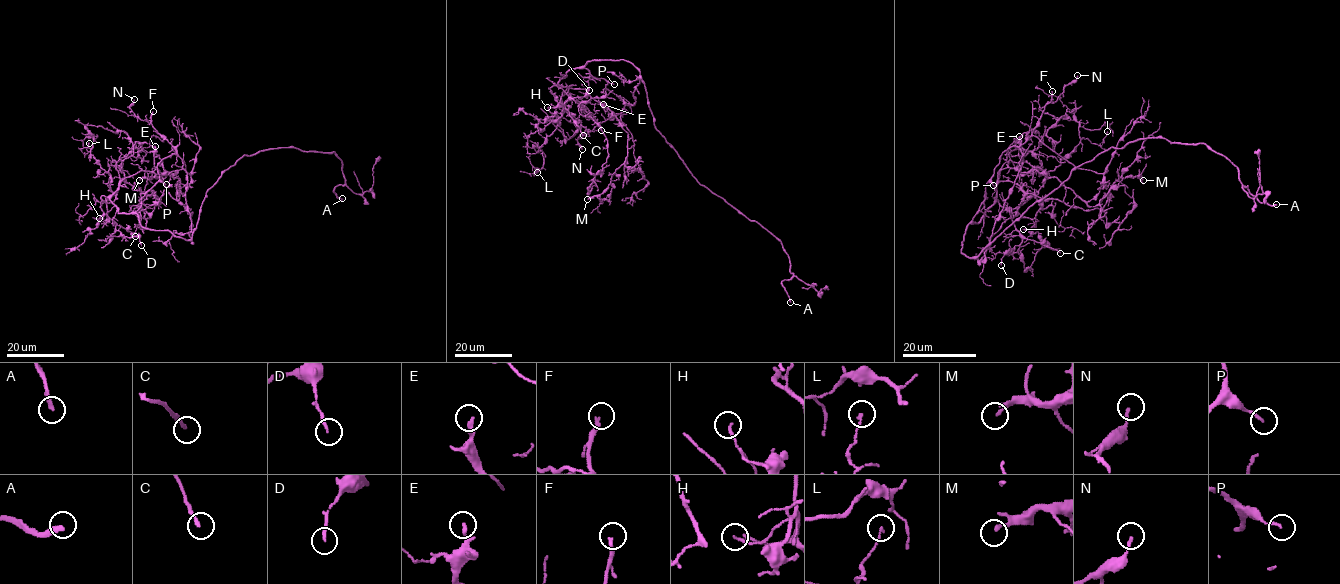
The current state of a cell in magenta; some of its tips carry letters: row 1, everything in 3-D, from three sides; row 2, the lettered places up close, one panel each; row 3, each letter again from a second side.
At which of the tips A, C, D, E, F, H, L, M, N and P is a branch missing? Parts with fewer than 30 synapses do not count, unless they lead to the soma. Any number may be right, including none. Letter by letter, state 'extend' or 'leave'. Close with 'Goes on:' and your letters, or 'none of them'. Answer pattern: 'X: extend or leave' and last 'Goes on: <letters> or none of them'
A: extend
C: extend
D: leave
E: leave
F: extend
H: leave
L: leave
M: leave
N: leave
P: leave
Goes on: A, C, F

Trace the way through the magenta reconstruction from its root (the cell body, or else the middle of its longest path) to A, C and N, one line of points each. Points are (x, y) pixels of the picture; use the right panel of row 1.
A: (995, 238), (1077, 167), (1110, 147), (1146, 138), (1206, 144), (1236, 168), (1240, 181), (1260, 202), (1276, 204)
C: (995, 238), (976, 256), (968, 257), (961, 251), (966, 227), (977, 223), (997, 200), (1025, 238), (1060, 253)
N: (995, 238), (986, 246), (1021, 167), (1019, 147), (1037, 126), (1044, 106), (1054, 102), (1077, 75)

